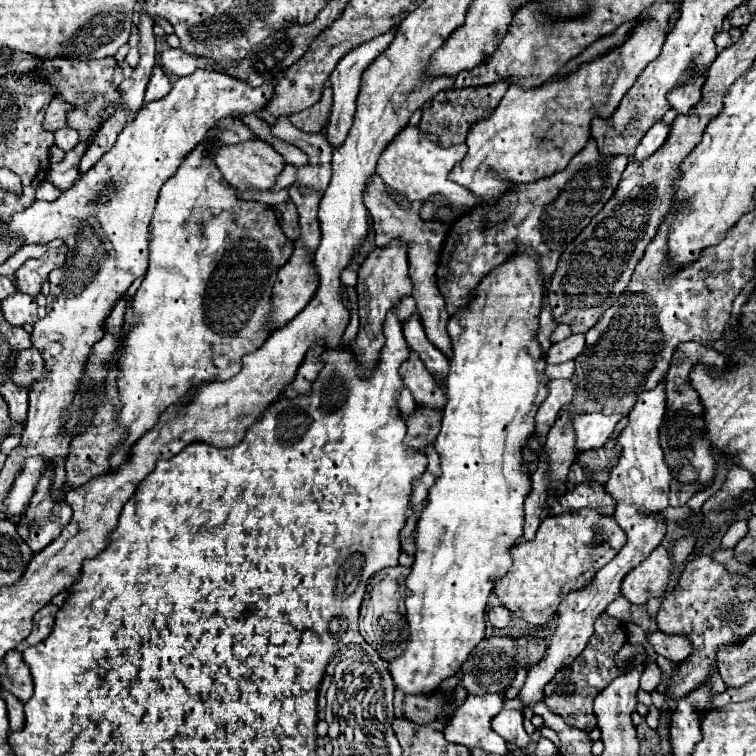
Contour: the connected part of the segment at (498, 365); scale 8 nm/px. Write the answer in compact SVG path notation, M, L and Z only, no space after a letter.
M524 250L524 252L516 252L516 256L512 256L504 268L496 268L490 276L486 276L480 282L480 288L476 288L476 298L472 300L472 304L466 310L456 312L450 322L448 322L448 334L452 340L452 358L450 358L450 372L446 376L446 386L444 386L444 394L448 398L448 404L444 408L444 418L442 418L442 428L440 434L436 438L436 452L440 456L440 470L442 474L436 478L434 486L428 490L428 498L426 498L426 506L418 516L418 524L416 524L416 534L414 534L414 544L416 544L416 554L414 554L414 564L412 570L406 578L406 586L410 590L410 596L406 596L406 620L410 626L410 634L408 634L408 646L404 648L404 654L396 656L396 660L390 660L390 674L394 678L394 684L398 690L402 690L404 696L428 696L432 692L436 692L436 688L450 676L458 674L458 670L462 668L464 660L470 656L470 652L480 644L480 640L484 640L484 630L486 630L486 622L484 622L484 614L486 614L486 602L488 596L494 588L494 580L504 576L510 566L512 566L512 558L508 554L508 550L520 542L522 538L522 526L524 526L524 500L530 492L530 478L528 474L524 474L522 468L522 448L530 436L530 432L534 430L534 416L536 410L540 406L540 402L548 396L546 390L546 376L544 376L544 368L546 368L546 360L542 356L540 344L534 338L536 328L538 328L538 314L540 314L540 306L542 306L542 296L544 296L544 278L542 272L536 268L536 260L532 258L532 250Z

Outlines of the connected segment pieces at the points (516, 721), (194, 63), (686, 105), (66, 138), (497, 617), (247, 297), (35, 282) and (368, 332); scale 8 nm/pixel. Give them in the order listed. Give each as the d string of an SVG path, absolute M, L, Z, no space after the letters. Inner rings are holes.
M502 709L500 714L492 720L492 728L510 744L516 744L518 748L526 748L528 744L528 734L522 726L524 716L518 710Z
M164 50L160 54L160 66L166 72L172 72L176 76L186 76L192 74L196 68L212 68L212 60L200 60L196 56L184 54L182 50Z
M704 76L694 78L692 82L684 82L684 86L674 88L668 94L668 102L670 102L672 110L676 110L676 112L688 112L690 108L694 108L702 100L702 92L700 92L702 84L704 84Z
M64 126L64 128L56 130L54 138L56 138L56 146L60 146L64 152L70 152L80 142L80 134L70 126Z
M504 606L490 608L490 610L488 610L488 620L492 622L492 626L504 628L504 626L508 626L508 622L510 622L510 610L504 608Z
M196 146L180 164L176 174L162 186L156 202L150 230L150 266L142 286L132 298L130 308L136 312L136 322L130 324L124 350L118 360L118 396L120 408L116 424L126 430L126 436L110 454L110 472L116 472L130 458L134 442L150 430L160 414L174 404L184 404L190 388L204 382L224 382L240 372L242 356L258 350L268 332L264 328L270 312L270 290L278 268L290 258L294 244L282 234L274 210L262 202L244 202L236 198L236 190L222 178L210 156L204 156L204 146ZM214 356L226 356L228 366L218 368Z
M66 246L60 250L48 250L38 260L26 260L16 272L16 286L20 292L36 296L42 288L42 282L54 268L60 268L66 260Z
M392 240L384 248L374 248L358 270L356 292L358 292L358 310L360 310L360 330L354 342L354 354L356 360L364 364L366 370L372 370L384 346L382 322L386 318L386 312L394 306L396 300L412 292L412 282L408 276L408 244L404 244L402 240Z

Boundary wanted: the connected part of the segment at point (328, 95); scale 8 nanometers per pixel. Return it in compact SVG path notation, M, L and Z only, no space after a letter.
M324 86L322 98L312 108L290 114L290 120L296 128L300 128L304 132L320 132L320 128L326 124L326 120L330 116L330 106L332 106L332 88Z

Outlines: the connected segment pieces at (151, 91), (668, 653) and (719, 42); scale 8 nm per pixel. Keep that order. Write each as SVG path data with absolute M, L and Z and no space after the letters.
M156 66L154 72L152 72L152 78L150 78L150 82L148 82L144 100L146 100L146 102L152 102L152 100L164 98L164 96L170 92L170 86L172 86L172 84L170 84L168 76L162 72L160 66Z
M654 632L654 634L648 634L648 640L654 646L656 654L662 654L664 658L668 658L676 664L686 660L690 650L692 650L692 644L690 644L688 636L684 636L684 634L668 636L664 632Z
M732 28L730 32L718 32L716 34L716 46L718 46L718 50L724 50L726 46L730 46L732 42L736 42L738 40L738 36L740 36L740 30L738 28Z

